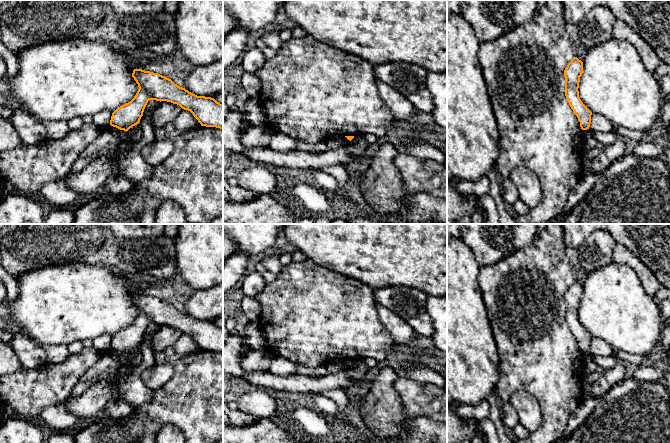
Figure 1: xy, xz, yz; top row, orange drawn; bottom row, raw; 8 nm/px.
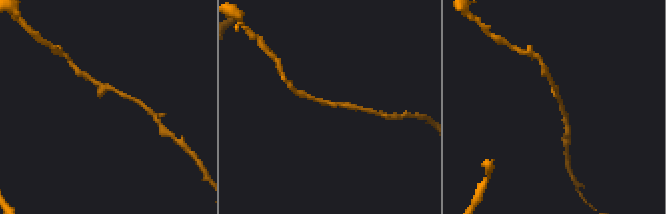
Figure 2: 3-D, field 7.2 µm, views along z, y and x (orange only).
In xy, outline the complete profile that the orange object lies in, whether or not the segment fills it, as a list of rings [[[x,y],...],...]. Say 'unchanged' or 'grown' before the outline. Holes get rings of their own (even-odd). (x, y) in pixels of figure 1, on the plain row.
unchanged; [[[134,293],[132,301],[138,308],[134,322],[118,331],[110,349],[128,355],[139,348],[149,324],[167,325],[190,335],[201,350],[223,353],[223,329],[214,322],[197,320],[158,297]]]

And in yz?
unchanged; [[[574,281],[564,294],[565,320],[567,325],[577,340],[582,354],[590,351],[592,336],[583,328],[579,321],[579,306],[583,297],[583,286]]]

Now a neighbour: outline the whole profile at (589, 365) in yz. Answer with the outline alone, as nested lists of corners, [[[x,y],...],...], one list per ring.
[[[590,352],[582,355],[582,372],[584,376],[594,372],[598,365],[595,362],[595,356]]]

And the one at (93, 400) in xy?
[[[100,380],[87,388],[81,395],[70,396],[67,409],[79,418],[94,418],[105,412],[106,404],[119,397],[117,381]]]

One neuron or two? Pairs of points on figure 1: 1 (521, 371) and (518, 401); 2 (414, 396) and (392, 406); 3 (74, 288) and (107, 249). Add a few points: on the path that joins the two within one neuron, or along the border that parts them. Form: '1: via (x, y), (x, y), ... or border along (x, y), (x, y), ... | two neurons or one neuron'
1: border along (506, 400), (515, 391), (522, 388), (538, 401) | two neurons
2: border along (396, 379), (394, 390), (399, 396), (405, 414) | two neurons
3: border along (71, 262), (101, 264), (117, 271) | two neurons

